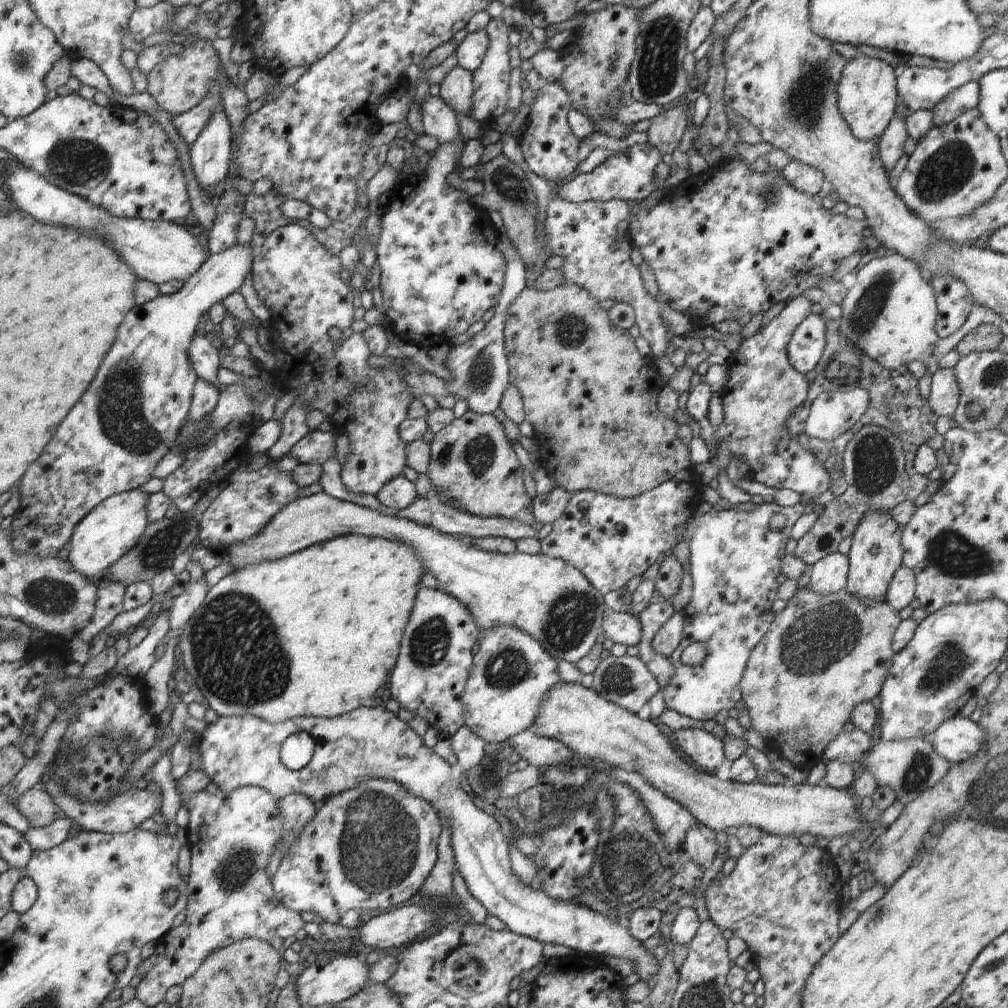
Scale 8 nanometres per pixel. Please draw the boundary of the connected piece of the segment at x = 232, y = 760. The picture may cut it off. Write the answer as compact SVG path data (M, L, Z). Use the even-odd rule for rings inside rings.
M364 707L336 718L294 718L278 724L272 724L253 715L219 717L216 722L206 726L206 730L200 736L198 748L202 754L200 769L206 772L206 776L211 782L217 784L221 791L232 791L242 786L259 787L268 790L278 801L290 794L302 792L319 805L333 795L356 788L358 784L372 778L398 782L406 790L410 790L414 796L420 796L430 802L440 819L450 826L452 830L450 842L454 850L456 867L466 882L466 888L486 908L488 915L492 914L499 918L506 924L507 929L539 941L543 945L552 943L569 947L574 953L579 952L598 958L601 958L601 955L628 958L634 966L634 972L645 983L652 980L656 972L659 972L660 962L657 961L653 952L644 950L642 944L636 938L632 938L627 928L620 926L616 920L610 920L608 916L594 912L587 906L554 900L544 891L526 886L510 868L509 846L500 830L501 818L488 816L486 812L480 810L472 798L461 789L461 786L454 784L450 778L451 766L440 758L433 748L425 746L423 738L416 735L406 722L402 722L394 713L385 708ZM296 732L308 732L316 740L316 746L314 746L310 764L302 770L292 771L282 765L280 750L284 740Z

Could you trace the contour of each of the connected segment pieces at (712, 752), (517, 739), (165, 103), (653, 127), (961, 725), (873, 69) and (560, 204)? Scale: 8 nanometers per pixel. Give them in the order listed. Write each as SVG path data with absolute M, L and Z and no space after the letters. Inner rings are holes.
M682 728L673 734L673 744L680 745L693 762L709 773L720 768L726 761L723 741L704 729Z
M528 729L514 734L509 739L508 746L513 748L515 758L526 759L530 765L538 769L540 766L554 766L576 758L574 752L562 742L532 734Z
M195 41L183 48L179 54L168 56L152 68L148 76L147 93L158 107L170 115L180 115L195 108L214 89L216 76L220 72L221 60L209 41Z
M680 105L660 112L650 120L647 136L650 143L660 154L672 154L682 140L689 124L687 122L687 107Z
M957 715L946 720L932 732L935 752L947 762L964 762L984 748L984 732L977 723Z
M859 55L844 66L838 82L838 109L852 136L864 142L880 138L895 114L897 102L897 78L893 68L878 58Z
M552 194L548 200L544 227L546 240L542 246L551 257L561 256L564 259L560 268L564 284L584 288L598 302L610 299L628 304L634 310L640 337L652 347L650 356L658 358L666 353L675 335L666 322L663 323L660 304L654 293L646 290L639 268L631 262L630 205L620 199L572 203Z

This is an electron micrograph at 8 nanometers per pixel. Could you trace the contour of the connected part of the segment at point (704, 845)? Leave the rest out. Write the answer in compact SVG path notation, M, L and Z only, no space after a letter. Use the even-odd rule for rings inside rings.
M701 823L688 830L683 848L688 852L694 863L706 867L706 864L716 860L719 844L715 834L716 832Z

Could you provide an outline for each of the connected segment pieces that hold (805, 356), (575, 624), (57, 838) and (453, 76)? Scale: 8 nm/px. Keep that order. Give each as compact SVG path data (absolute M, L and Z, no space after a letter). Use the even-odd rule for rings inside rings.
M810 314L796 328L787 348L790 365L802 375L815 370L826 347L826 324L821 315Z
M326 492L312 494L308 498L298 497L288 506L284 506L264 526L264 530L260 530L254 538L248 538L244 542L236 542L234 546L228 546L219 554L222 557L222 562L230 564L231 561L232 568L236 571L242 570L250 564L258 564L262 560L284 558L284 556L299 552L314 544L321 544L340 536L352 534L366 538L384 538L384 540L394 540L394 542L408 544L412 548L412 552L416 554L416 558L422 562L423 568L436 576L438 590L454 596L456 600L460 600L468 608L468 612L470 612L478 630L490 630L490 628L498 628L498 626L518 628L518 630L526 632L530 638L534 638L554 660L566 660L566 662L572 664L579 662L590 653L590 650L596 644L596 639L602 633L602 618L604 617L604 610L607 608L604 604L603 595L590 584L588 578L580 570L561 559L554 559L543 553L528 555L517 551L512 554L484 551L472 544L470 538L456 539L452 534L444 534L444 532L440 532L432 526L416 524L412 520L398 518L398 516L380 514L376 510L332 498Z
M63 815L45 828L29 828L23 836L32 851L46 851L59 846L69 838L72 822L72 818Z
M456 66L444 76L440 82L439 98L458 114L470 114L472 110L472 94L474 94L474 84L472 74Z

